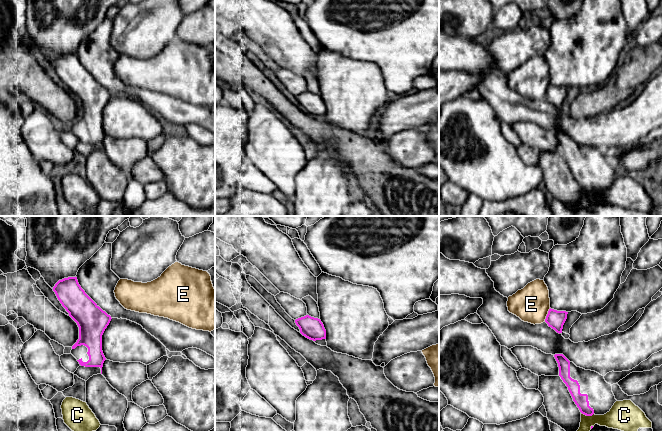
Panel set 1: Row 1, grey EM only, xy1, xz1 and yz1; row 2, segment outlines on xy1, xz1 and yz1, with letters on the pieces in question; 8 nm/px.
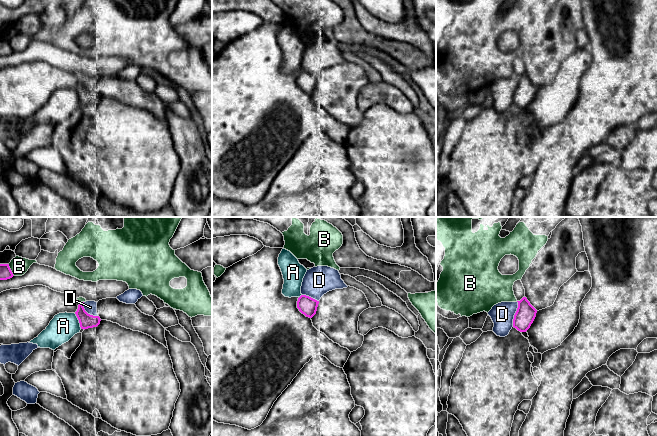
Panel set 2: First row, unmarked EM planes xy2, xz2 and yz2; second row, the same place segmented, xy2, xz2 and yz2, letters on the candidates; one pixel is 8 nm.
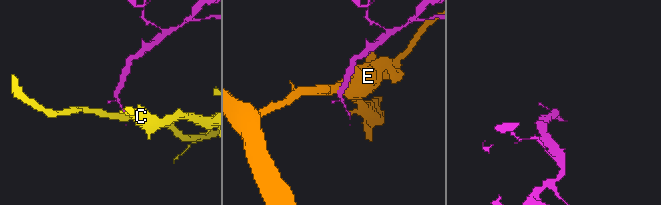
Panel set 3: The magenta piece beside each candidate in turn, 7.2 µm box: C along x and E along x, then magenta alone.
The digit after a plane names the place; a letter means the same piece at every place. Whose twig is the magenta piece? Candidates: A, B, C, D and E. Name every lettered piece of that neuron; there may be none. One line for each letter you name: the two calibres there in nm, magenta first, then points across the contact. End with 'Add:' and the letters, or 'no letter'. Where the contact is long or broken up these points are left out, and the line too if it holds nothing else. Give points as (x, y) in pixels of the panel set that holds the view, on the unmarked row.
Add: no letter

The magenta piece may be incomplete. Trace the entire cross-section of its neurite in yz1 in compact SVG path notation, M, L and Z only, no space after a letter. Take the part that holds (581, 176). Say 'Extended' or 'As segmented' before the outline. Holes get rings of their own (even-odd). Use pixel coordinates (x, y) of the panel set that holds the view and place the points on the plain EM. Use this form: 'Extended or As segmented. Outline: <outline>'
Extended. Outline: M555 130L554 133L558 139L559 152L582 190L604 191L610 187L617 176L611 160L605 157L604 152L577 143L563 130Z

